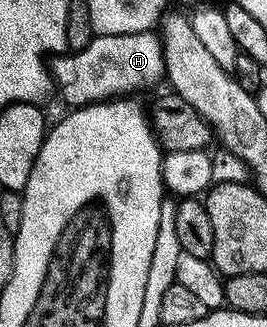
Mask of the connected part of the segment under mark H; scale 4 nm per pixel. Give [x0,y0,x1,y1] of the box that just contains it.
[51,30,166,109]

